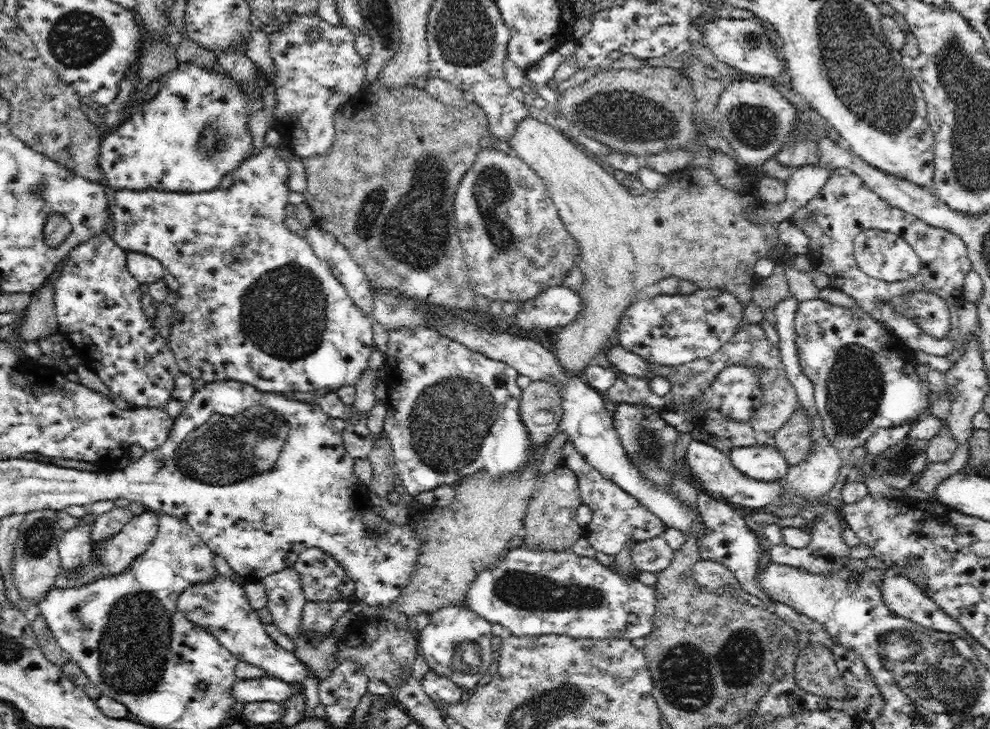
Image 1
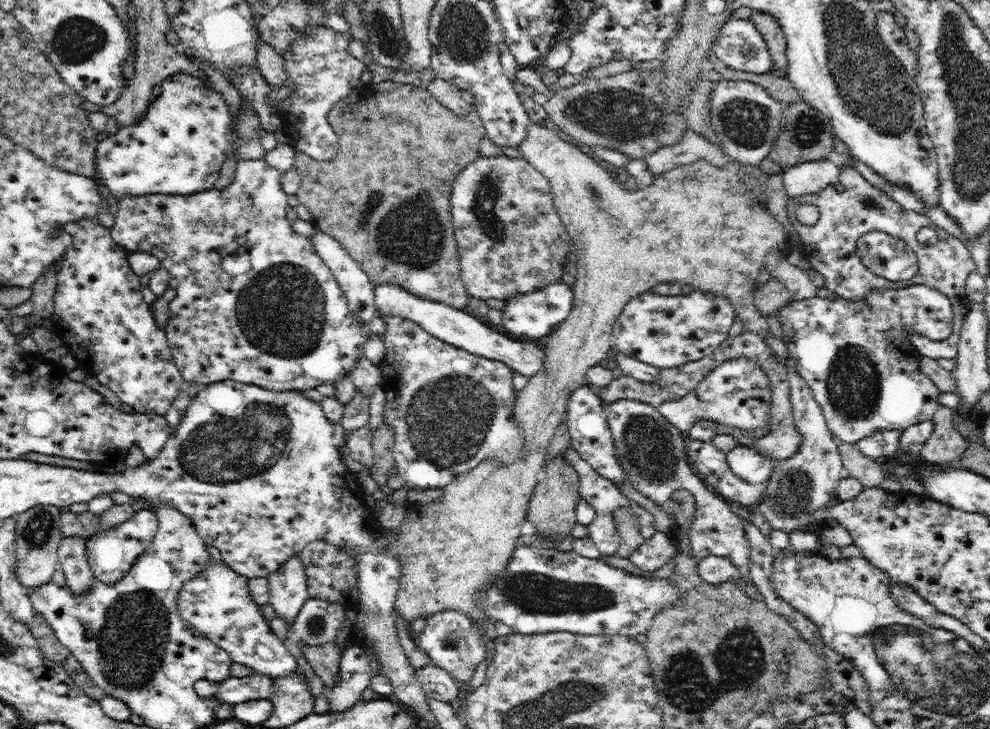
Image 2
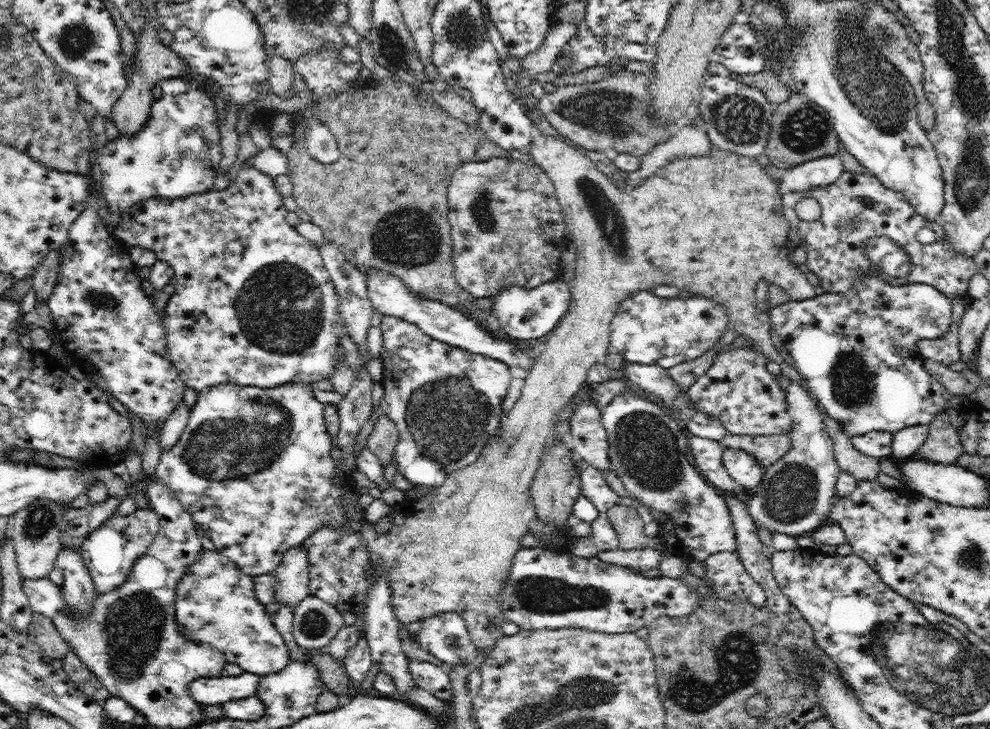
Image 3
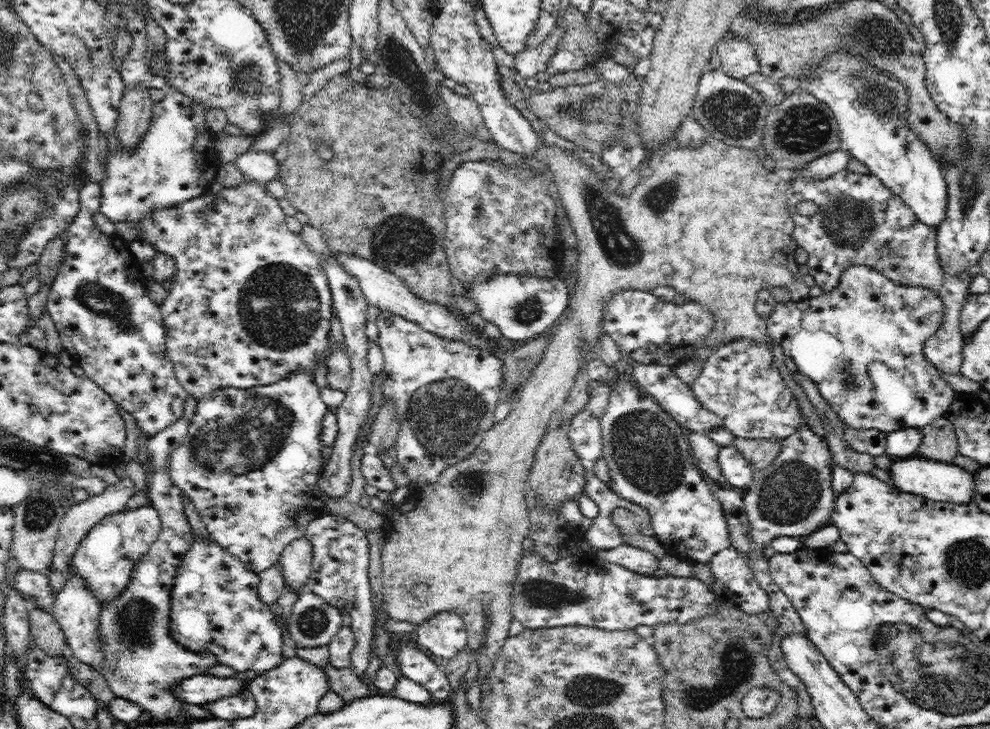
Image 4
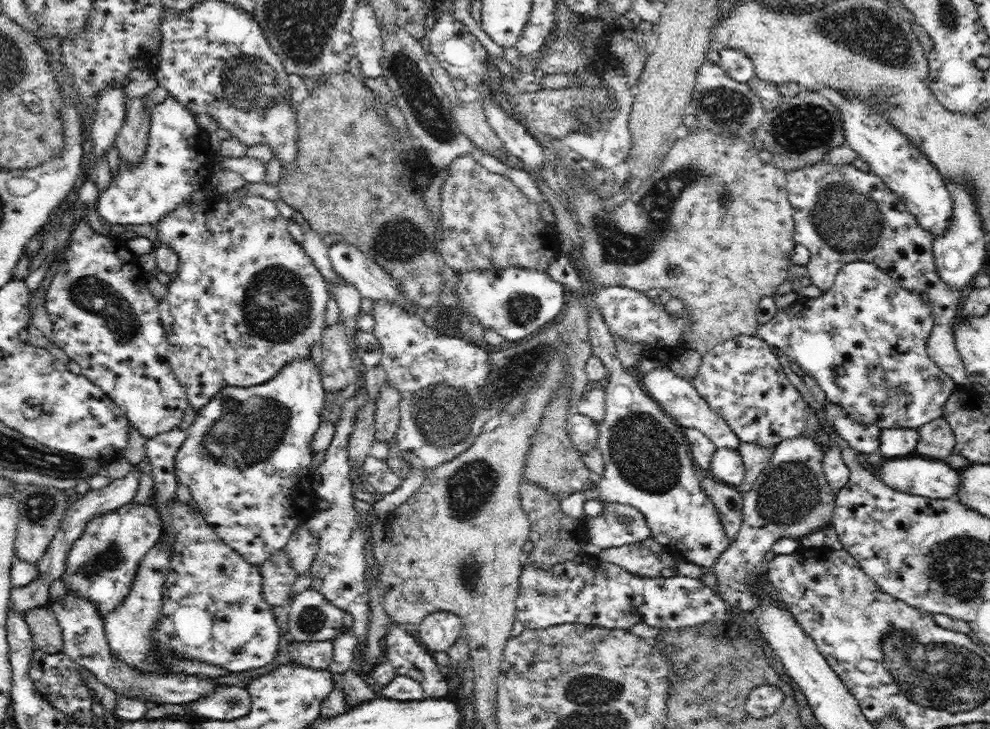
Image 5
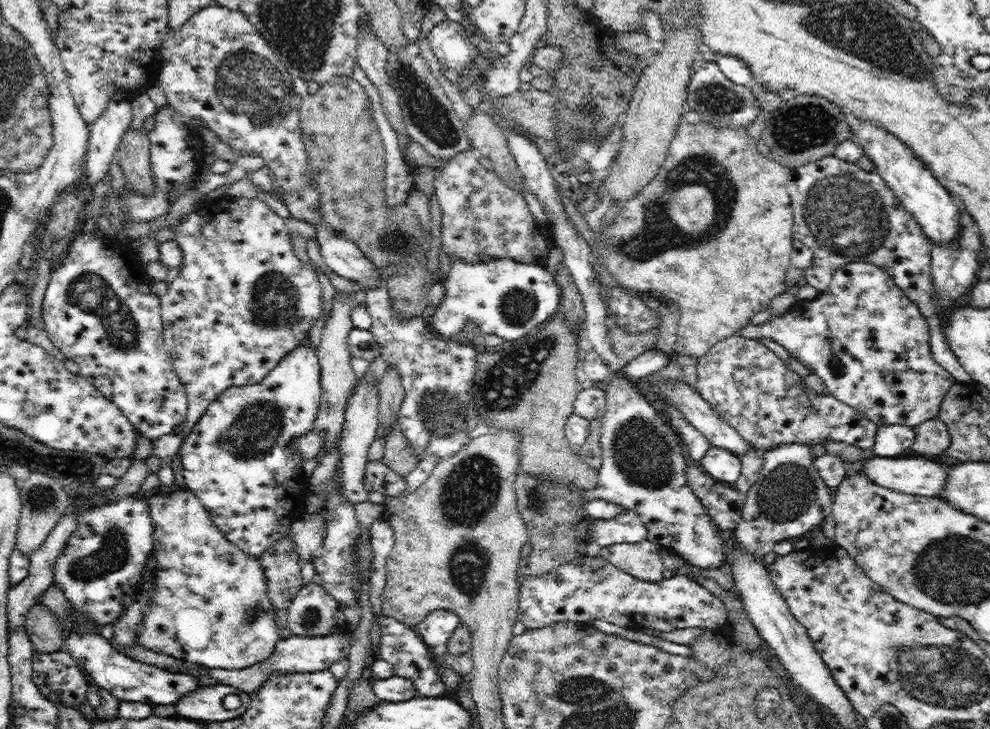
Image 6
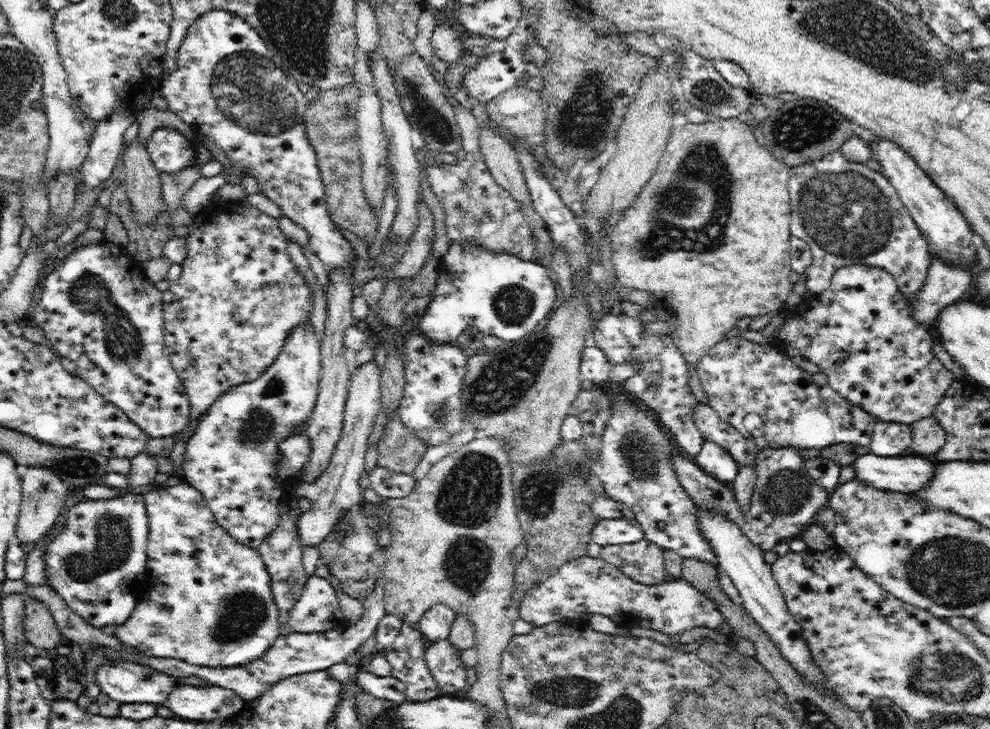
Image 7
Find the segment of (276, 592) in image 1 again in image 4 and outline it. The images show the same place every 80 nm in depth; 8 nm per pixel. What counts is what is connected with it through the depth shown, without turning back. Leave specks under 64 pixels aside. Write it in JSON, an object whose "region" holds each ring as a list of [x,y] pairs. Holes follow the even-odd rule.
{"region":[[[305,536],[292,540],[288,545],[279,559],[286,589],[299,590],[303,593],[308,590],[307,582],[314,559],[314,547]]]}

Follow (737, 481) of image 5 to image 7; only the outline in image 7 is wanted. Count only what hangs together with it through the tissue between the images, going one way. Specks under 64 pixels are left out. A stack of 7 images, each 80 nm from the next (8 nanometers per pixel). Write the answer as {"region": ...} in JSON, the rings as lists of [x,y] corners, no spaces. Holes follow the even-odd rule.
{"region":[[[704,440],[694,461],[708,474],[723,482],[733,482],[740,467],[724,447],[708,440]]]}

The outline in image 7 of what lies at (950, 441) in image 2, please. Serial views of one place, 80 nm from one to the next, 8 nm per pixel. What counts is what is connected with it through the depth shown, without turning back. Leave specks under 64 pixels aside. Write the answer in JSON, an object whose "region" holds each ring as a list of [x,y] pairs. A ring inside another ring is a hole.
{"region":[[[934,416],[922,418],[911,425],[911,448],[915,455],[930,456],[938,452],[946,442],[946,433]]]}

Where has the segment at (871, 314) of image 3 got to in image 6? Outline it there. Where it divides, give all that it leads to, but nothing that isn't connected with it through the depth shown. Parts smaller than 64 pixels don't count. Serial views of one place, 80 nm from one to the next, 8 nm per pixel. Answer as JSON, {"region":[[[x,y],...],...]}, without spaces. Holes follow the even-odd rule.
{"region":[[[851,262],[836,270],[829,288],[812,300],[797,300],[781,316],[766,323],[749,324],[735,336],[767,338],[784,347],[826,385],[827,391],[844,405],[856,409],[860,417],[882,425],[915,427],[939,416],[942,400],[957,380],[932,357],[929,326],[919,307],[895,284],[892,276],[872,263]]]}

